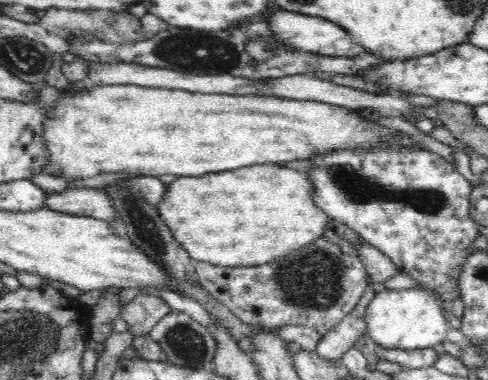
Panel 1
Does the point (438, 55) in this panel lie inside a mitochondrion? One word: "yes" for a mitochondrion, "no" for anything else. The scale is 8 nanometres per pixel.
no

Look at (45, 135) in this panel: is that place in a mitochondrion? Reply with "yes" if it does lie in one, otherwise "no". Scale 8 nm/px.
no

